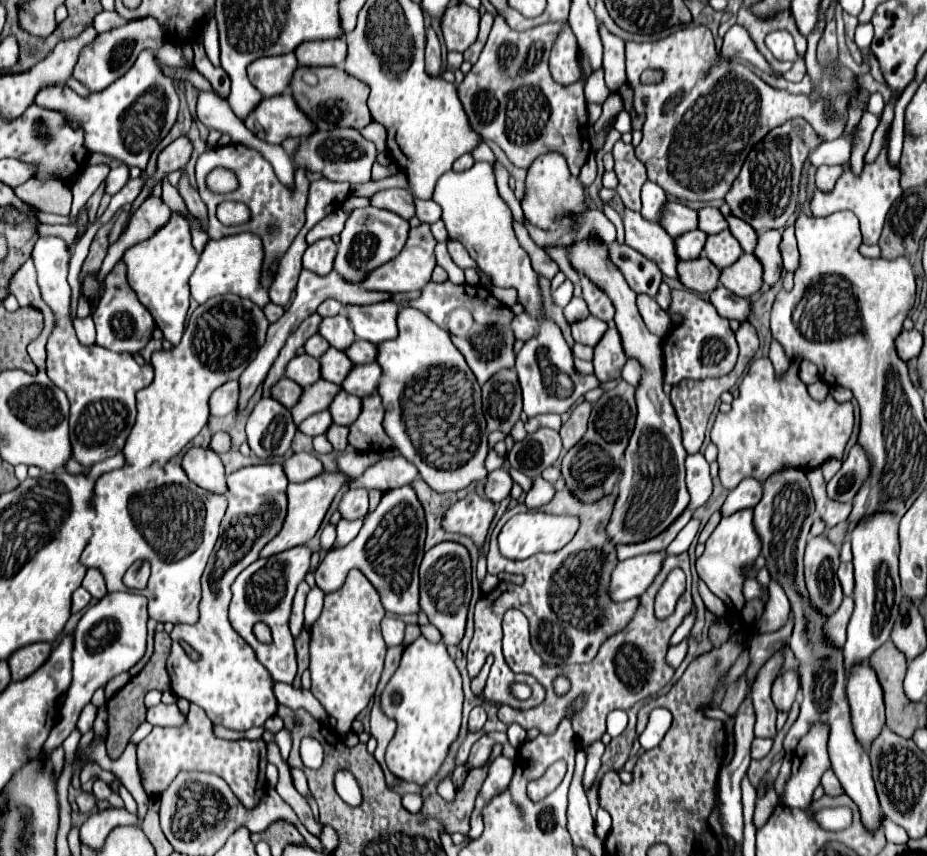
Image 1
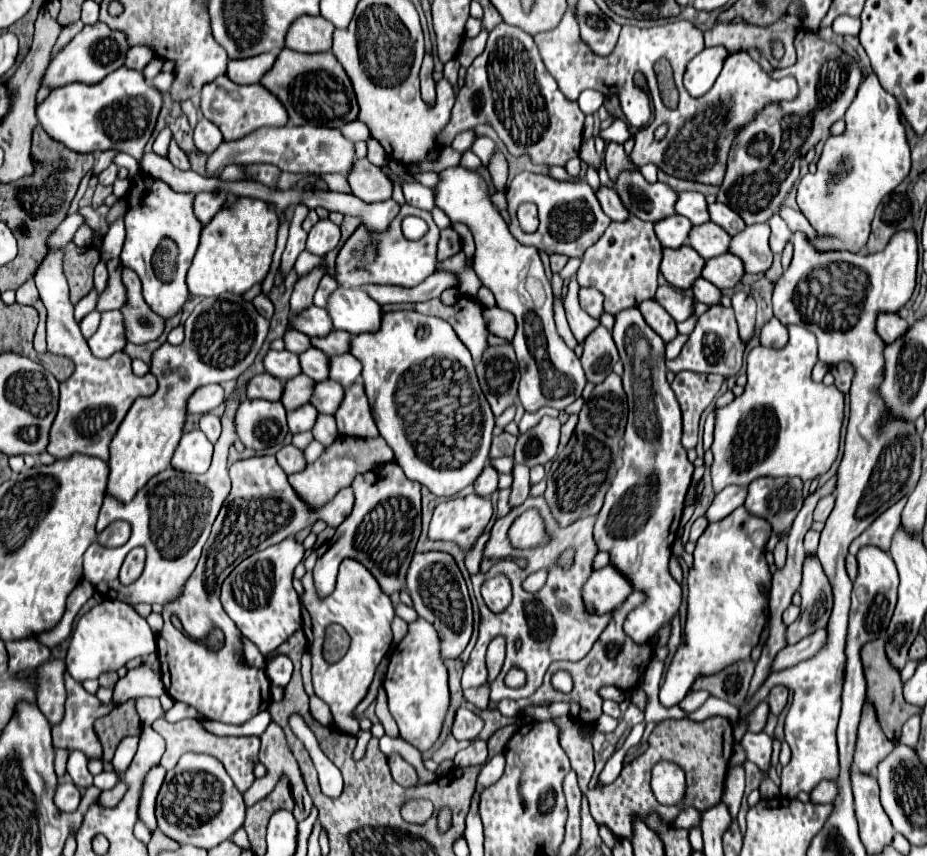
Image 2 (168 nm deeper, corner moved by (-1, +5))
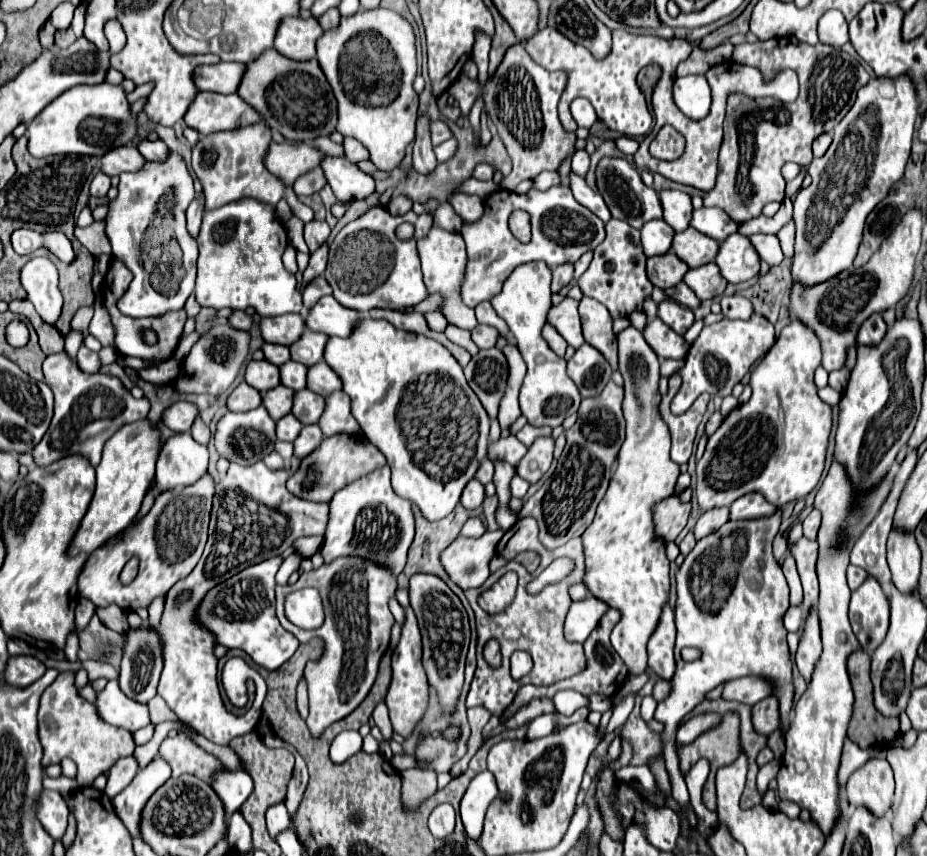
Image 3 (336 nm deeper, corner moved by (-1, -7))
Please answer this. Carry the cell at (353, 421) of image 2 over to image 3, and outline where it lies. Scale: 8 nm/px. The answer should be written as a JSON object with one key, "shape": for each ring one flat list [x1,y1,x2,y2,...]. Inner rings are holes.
{"shape":[[335,390,325,398,325,410,317,424,325,436,337,434,337,432,361,434,361,428,351,414,349,396,343,390]]}

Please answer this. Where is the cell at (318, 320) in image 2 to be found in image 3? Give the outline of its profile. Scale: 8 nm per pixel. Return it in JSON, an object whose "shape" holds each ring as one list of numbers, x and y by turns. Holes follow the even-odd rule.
{"shape":[[283,314,275,318,261,318,259,330,265,342,291,346,303,334,305,324,301,314]]}

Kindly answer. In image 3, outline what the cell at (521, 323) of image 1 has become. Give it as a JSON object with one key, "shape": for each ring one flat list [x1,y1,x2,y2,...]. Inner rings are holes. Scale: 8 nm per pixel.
{"shape":[[479,324,479,326,475,326,475,330,471,332,471,340,477,344,477,348,493,348,495,346,495,342,497,342,497,338,499,338,499,334,497,334,497,330,493,330,491,326,483,326,483,324]]}

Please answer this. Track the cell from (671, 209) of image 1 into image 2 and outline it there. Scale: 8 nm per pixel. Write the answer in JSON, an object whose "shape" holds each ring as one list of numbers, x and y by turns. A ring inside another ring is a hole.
{"shape":[[641,172,621,174,621,180,617,180,615,190,625,202,627,210,641,220,655,224,677,214,677,192,673,192,663,182,647,184,645,178,641,178]]}

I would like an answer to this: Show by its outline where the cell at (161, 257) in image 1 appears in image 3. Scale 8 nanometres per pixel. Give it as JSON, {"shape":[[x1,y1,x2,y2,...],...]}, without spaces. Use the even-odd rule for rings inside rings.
{"shape":[[169,150,169,156,163,162,145,162,139,172,123,172,119,182,119,194,115,200,109,200,109,212,105,218,105,232,111,242,111,250,125,266,133,272,133,282,117,302,119,310,131,318,143,316,161,316,169,310,181,310,185,300,195,288,197,276,197,242,189,238,185,228,185,210,195,198,193,178,185,166,185,160]]}

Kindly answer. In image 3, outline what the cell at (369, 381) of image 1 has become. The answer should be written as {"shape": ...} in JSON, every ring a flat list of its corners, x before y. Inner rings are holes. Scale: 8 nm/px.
{"shape":[[317,362,307,368,307,388,319,396,325,396,329,390,341,390,341,378,337,378,325,362]]}

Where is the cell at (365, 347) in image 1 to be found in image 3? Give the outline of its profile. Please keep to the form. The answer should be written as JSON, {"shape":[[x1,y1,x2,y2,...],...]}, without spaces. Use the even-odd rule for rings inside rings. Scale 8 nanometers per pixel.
{"shape":[[305,330,305,332,301,334,301,338,295,340,295,342,289,346,291,360,295,360,295,362,299,362,299,364,305,364,305,366,317,364,317,362,323,358,325,342,327,342,327,336,325,336,325,334,317,334,317,332]]}

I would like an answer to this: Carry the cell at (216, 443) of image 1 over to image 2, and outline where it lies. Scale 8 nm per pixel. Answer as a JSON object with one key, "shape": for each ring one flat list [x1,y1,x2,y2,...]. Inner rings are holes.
{"shape":[[205,414,205,416,201,418,199,426,201,426,203,434,209,438,209,442,213,442,213,444,215,444,217,438,221,436,221,422,219,422,219,418,217,418,215,414]]}

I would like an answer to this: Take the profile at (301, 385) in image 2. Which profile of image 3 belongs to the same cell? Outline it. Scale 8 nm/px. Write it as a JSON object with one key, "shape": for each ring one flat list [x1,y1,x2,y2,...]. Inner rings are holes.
{"shape":[[275,386,273,390,267,390,261,394,263,406,267,408,269,416,277,422,277,418,283,418,285,414,291,412,293,406,293,390,285,386]]}

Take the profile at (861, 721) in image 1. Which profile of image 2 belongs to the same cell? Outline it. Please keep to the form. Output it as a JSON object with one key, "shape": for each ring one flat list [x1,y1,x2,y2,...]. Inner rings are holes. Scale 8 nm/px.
{"shape":[[865,700,859,730,857,730,853,764,857,770,871,774,871,772,875,772,877,762,881,762,881,758,885,758,885,754,889,754,889,750,893,750,893,742,889,742,885,738,873,704,869,700]]}

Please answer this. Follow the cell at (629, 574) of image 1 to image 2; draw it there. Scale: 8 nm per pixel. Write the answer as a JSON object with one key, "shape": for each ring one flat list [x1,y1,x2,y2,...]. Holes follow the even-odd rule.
{"shape":[[607,564,605,568,599,568,589,576,589,582,583,590,585,606,587,610,605,614,621,606,631,592,633,584,629,582,629,578,615,566]]}

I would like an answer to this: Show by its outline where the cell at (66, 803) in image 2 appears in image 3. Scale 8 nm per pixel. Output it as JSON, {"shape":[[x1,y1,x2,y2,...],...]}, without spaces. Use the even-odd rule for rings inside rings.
{"shape":[[43,790,37,800,37,820,41,822,45,832,51,838,61,840,67,830,67,818,69,818,69,808,61,798,61,794,53,790]]}

